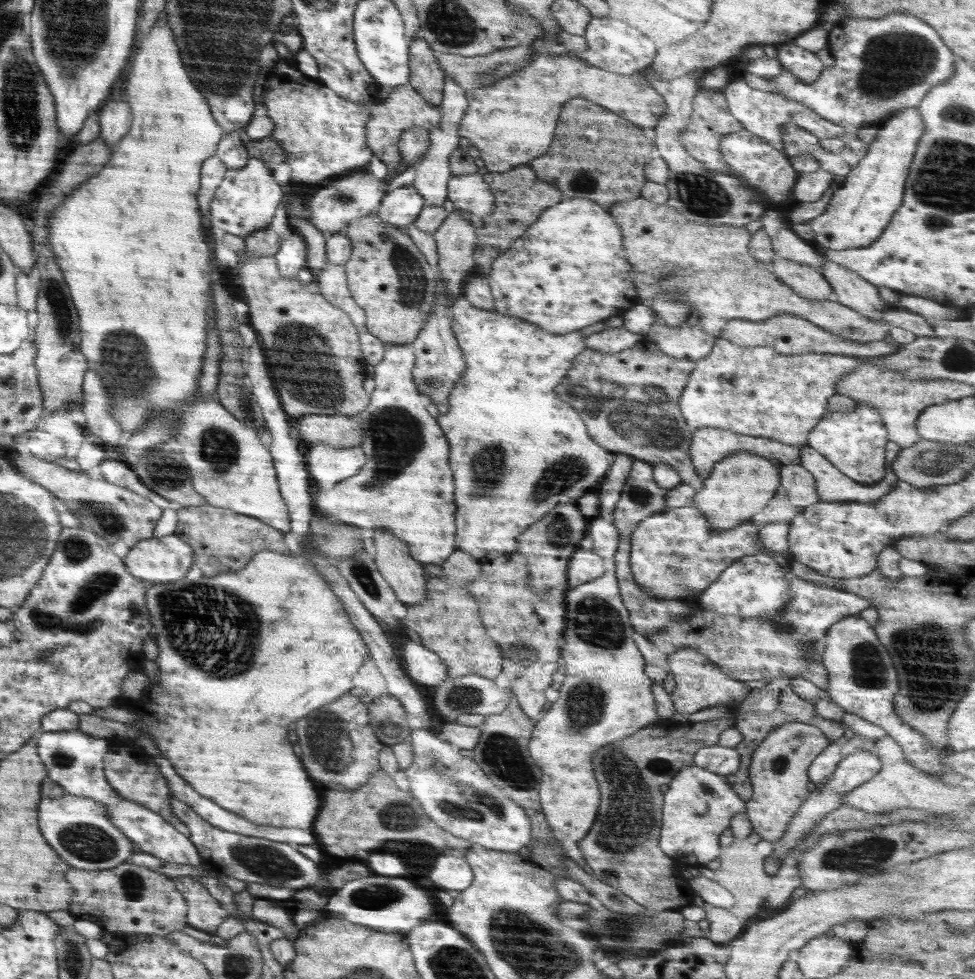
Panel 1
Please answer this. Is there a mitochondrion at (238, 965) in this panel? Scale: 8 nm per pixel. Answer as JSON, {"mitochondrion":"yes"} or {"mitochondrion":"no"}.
{"mitochondrion":"yes"}

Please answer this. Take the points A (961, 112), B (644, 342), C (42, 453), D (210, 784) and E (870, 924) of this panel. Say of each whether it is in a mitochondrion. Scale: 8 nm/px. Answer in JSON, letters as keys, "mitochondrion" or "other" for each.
{"A":"mitochondrion","B":"other","C":"other","D":"other","E":"other"}

